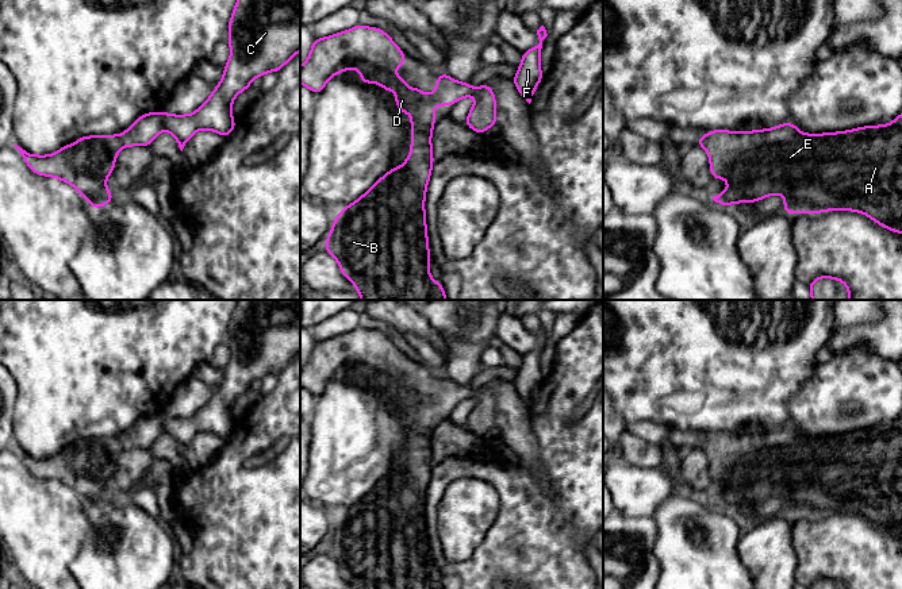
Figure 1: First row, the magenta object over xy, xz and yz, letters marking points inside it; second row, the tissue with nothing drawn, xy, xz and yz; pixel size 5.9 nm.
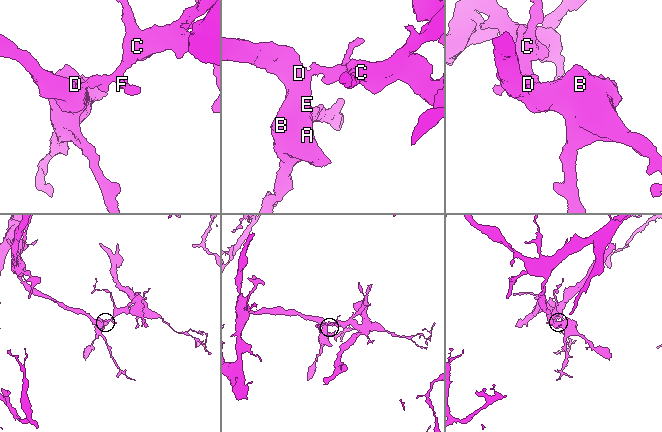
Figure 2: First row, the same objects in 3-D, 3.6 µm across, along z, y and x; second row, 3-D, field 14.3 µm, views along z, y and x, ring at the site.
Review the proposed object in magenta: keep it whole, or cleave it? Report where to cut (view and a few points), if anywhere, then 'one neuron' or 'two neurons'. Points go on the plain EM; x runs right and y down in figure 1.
no cut; one neuron

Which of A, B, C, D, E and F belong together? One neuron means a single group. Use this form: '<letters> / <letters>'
A B C D E F

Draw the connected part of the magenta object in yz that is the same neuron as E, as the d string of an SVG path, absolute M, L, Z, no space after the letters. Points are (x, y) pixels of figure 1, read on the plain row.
M902 415L884 428L815 438L802 436L794 426L748 435L714 432L695 447L709 457L711 481L728 484L729 490L711 500L723 509L784 497L787 516L855 513L902 536Z

